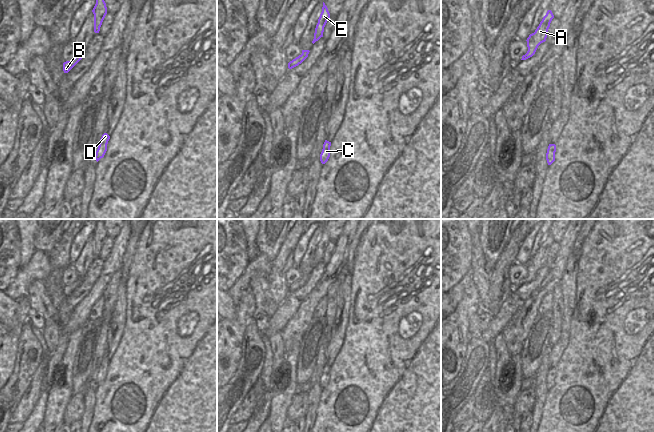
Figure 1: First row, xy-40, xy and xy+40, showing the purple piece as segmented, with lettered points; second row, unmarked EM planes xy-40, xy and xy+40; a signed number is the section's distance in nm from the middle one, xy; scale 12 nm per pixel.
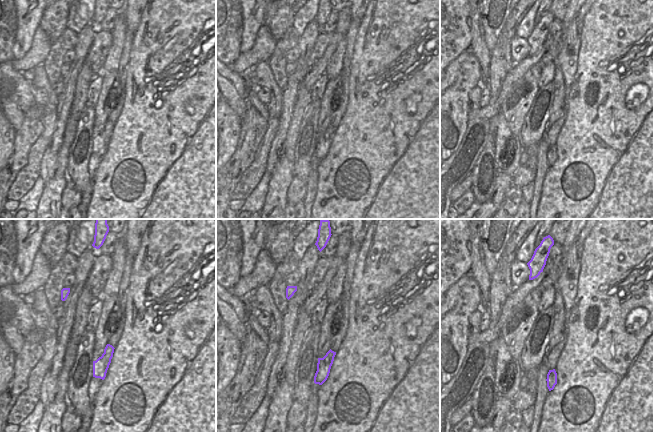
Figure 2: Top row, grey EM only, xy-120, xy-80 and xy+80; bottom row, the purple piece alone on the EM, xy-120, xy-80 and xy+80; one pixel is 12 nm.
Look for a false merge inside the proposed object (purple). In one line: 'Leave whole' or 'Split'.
Split.

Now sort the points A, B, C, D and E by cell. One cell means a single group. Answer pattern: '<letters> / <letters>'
A E / B C D

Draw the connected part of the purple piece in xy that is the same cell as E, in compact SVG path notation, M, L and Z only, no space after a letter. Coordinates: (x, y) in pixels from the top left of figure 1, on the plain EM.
M323 226L322 236L320 238L320 241L318 243L318 247L315 252L314 263L312 265L313 268L316 265L318 265L321 261L323 261L324 251L325 251L329 242L330 242L330 237L328 235L327 230Z

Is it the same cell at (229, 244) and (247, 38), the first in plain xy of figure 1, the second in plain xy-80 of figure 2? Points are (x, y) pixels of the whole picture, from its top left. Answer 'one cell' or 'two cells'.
two cells

